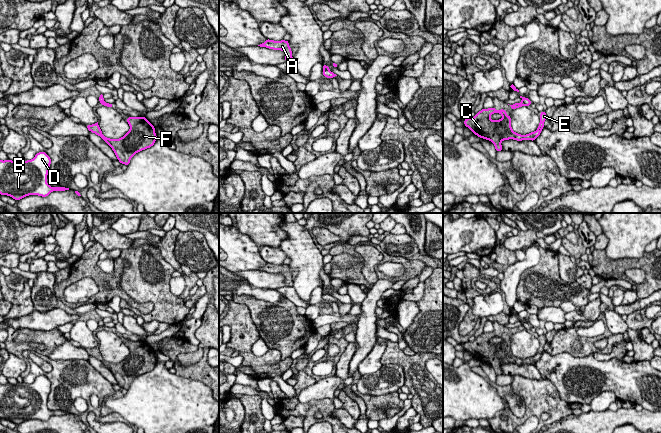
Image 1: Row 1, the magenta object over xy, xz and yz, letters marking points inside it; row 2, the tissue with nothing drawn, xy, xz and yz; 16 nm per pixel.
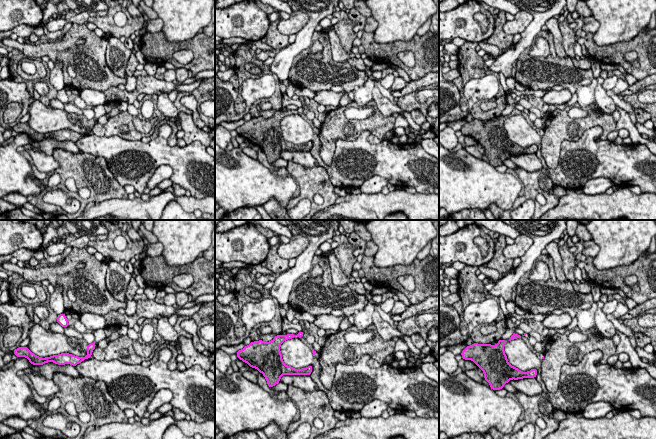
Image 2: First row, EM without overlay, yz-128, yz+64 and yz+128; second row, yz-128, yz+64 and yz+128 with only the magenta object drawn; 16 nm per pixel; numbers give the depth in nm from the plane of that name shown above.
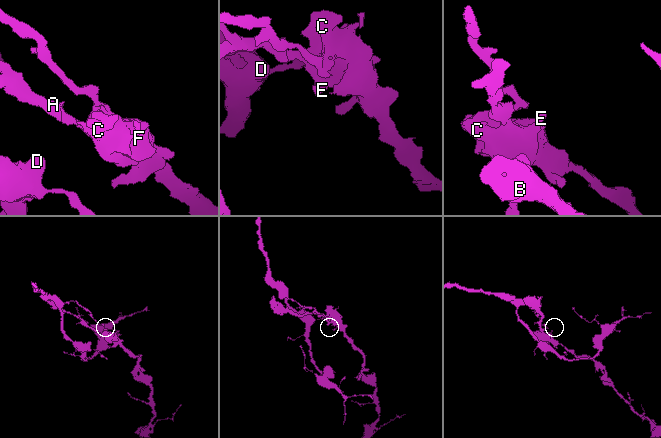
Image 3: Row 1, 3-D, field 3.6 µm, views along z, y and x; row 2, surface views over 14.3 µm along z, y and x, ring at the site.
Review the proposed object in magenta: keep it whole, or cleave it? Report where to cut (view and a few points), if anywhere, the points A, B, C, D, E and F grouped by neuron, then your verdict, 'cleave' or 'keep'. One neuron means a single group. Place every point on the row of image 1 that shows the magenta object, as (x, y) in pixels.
yz (522, 100), (525, 104) | A C E F / B D | cleave

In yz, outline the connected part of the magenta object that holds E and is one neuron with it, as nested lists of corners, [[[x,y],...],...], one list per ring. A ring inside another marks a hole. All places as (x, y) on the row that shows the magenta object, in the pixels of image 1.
[[[493,108],[482,109],[473,118],[464,119],[465,127],[468,127],[473,134],[486,140],[490,140],[496,149],[496,152],[503,151],[501,142],[503,140],[531,140],[535,139],[541,134],[541,130],[544,128],[544,121],[547,118],[546,111],[540,112],[540,123],[536,131],[528,133],[527,135],[521,135],[515,133],[511,127],[511,116],[506,115],[505,109],[496,110]],[[493,113],[500,113],[503,117],[499,120],[491,120],[490,116]]]

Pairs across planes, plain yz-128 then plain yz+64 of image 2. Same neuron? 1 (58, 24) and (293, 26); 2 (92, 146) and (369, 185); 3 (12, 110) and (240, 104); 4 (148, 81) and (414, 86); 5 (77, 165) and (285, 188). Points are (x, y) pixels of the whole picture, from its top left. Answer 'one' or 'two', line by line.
1: one
2: two
3: one
4: one
5: two

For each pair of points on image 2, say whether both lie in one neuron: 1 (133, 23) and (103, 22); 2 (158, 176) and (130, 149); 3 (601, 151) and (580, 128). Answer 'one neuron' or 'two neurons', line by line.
1: one neuron
2: two neurons
3: two neurons

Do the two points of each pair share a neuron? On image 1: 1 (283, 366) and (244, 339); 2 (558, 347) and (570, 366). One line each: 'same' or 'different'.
1: same
2: different

